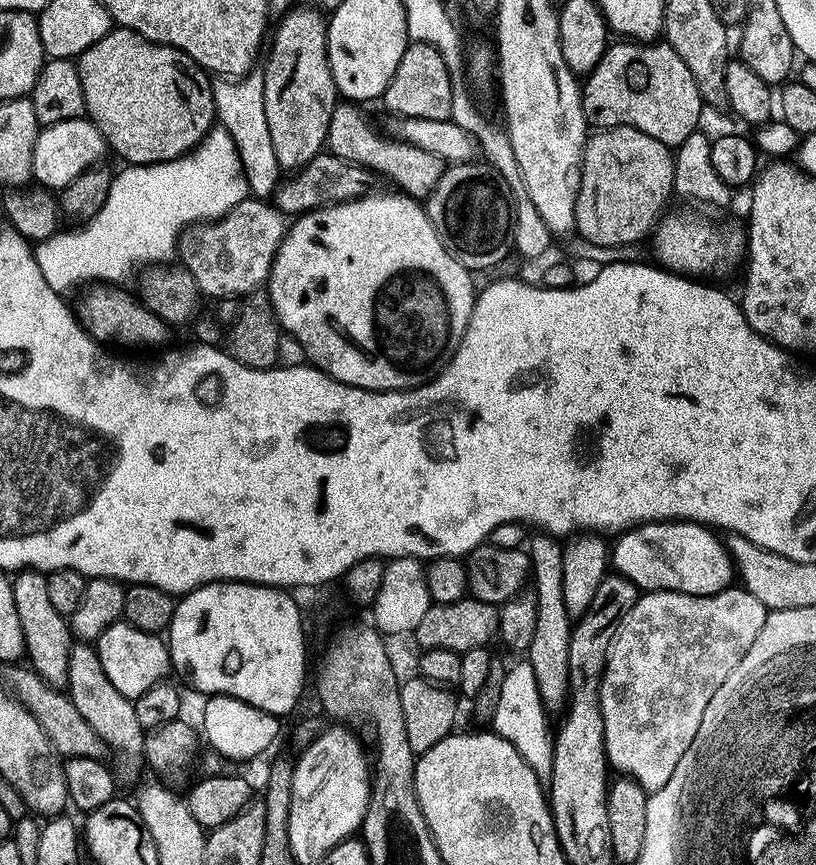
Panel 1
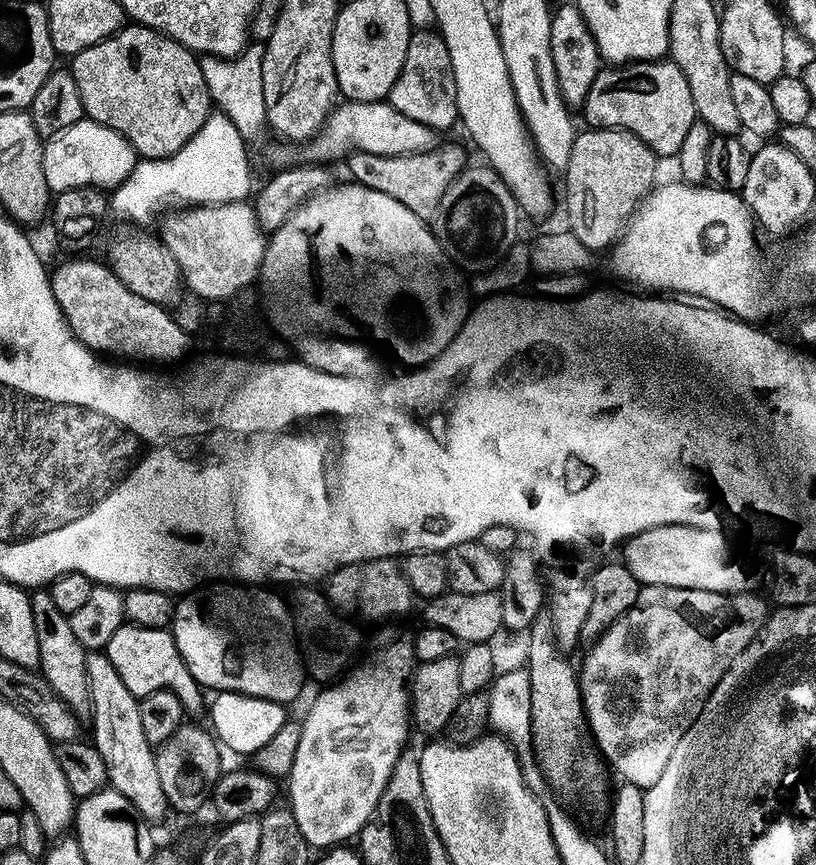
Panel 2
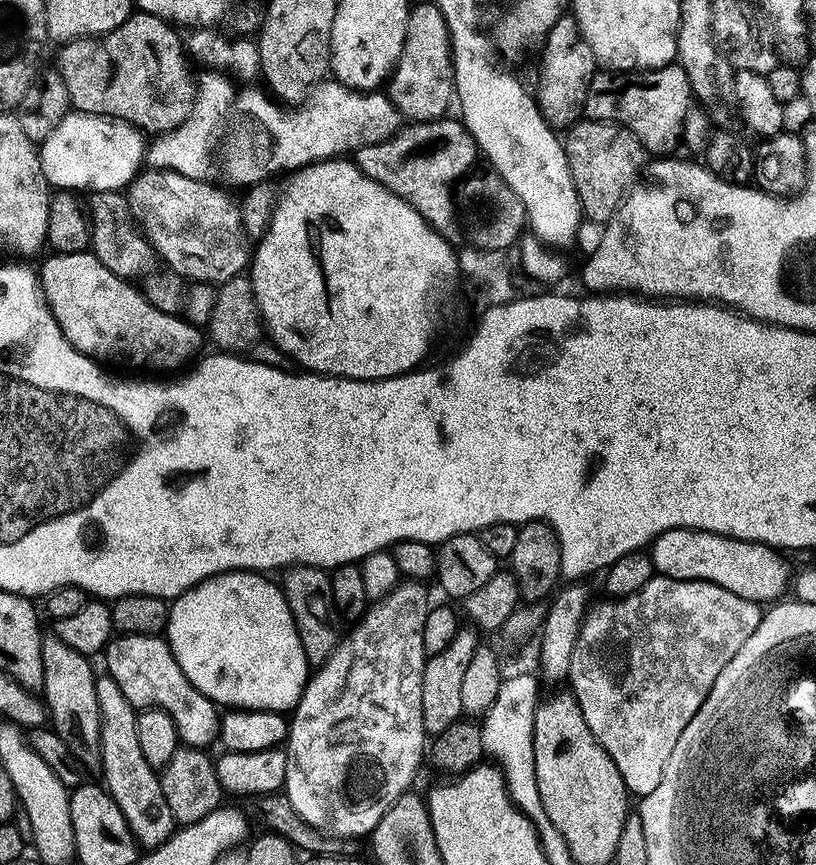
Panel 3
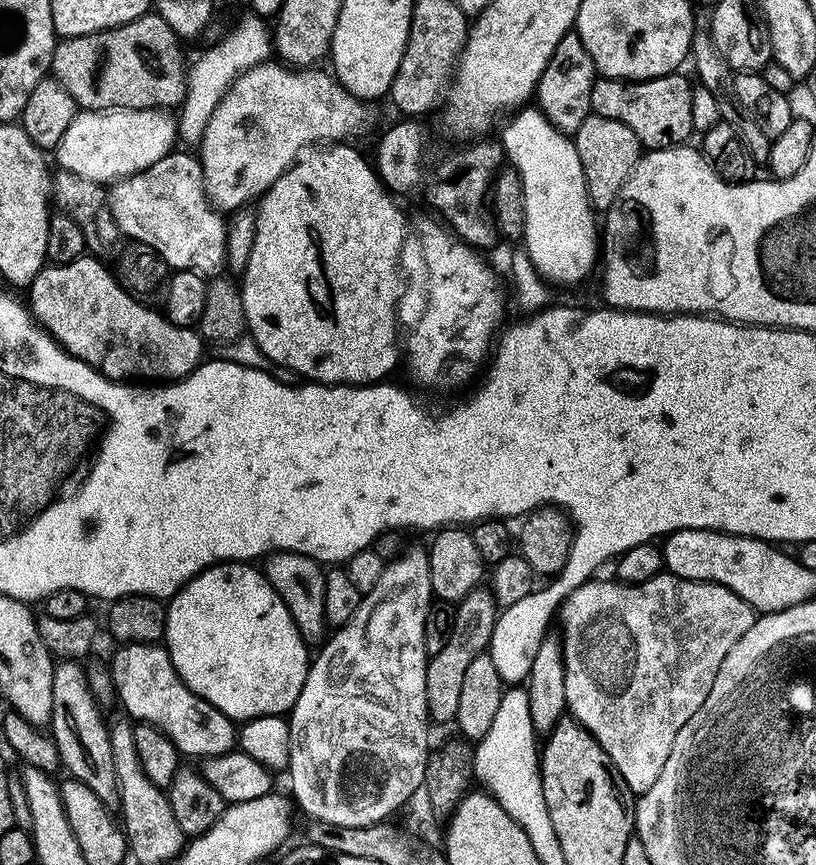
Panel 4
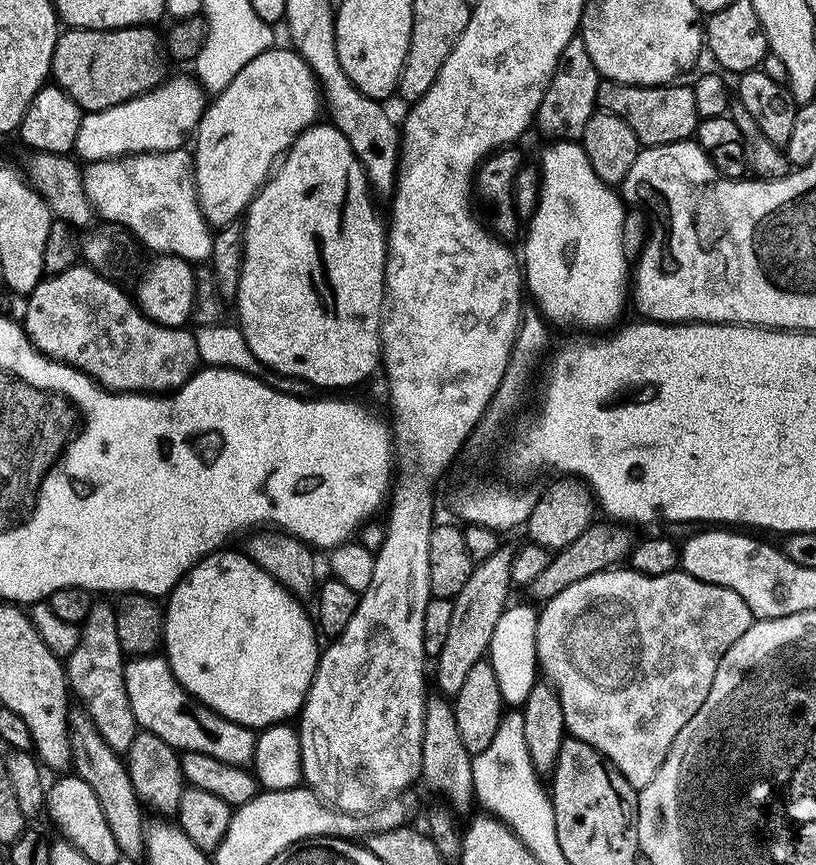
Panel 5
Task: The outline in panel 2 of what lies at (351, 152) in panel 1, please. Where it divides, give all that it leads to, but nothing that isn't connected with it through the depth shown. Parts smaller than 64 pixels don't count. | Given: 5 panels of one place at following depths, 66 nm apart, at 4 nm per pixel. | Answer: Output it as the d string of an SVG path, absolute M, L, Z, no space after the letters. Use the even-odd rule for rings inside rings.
M440 142L429 152L406 152L400 156L355 151L347 157L347 164L355 183L382 190L384 194L390 194L390 198L398 198L398 202L402 202L402 206L406 206L419 220L432 222L440 209L442 194L446 194L446 186L450 186L450 182L454 182L454 178L466 167L466 160L462 145Z

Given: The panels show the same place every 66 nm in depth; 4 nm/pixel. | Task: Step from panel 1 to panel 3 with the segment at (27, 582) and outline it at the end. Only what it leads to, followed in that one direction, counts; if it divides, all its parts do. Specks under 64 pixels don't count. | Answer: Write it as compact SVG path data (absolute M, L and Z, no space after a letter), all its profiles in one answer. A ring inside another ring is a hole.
M48 634L41 639L42 644L42 699L47 707L50 724L62 742L69 747L69 754L76 759L81 769L100 772L100 715L98 714L98 692L96 690L97 669L92 669L93 661L89 657L78 654L78 650L70 650L62 638Z

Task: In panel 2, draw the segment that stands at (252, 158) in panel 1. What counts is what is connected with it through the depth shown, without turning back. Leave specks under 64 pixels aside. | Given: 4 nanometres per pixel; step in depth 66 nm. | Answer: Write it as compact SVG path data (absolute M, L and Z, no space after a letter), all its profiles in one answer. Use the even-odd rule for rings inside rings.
M260 42L249 43L237 56L205 56L199 57L202 66L202 78L206 78L206 86L212 95L213 105L219 111L225 112L238 126L238 134L242 134L245 142L252 139L265 129L267 114L266 103L262 92L262 58L264 45Z

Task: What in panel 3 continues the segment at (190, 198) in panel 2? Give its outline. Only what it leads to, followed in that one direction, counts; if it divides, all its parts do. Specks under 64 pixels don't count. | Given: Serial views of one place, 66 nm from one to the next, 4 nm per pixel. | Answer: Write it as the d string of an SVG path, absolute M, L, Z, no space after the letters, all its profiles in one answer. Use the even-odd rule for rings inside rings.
M208 70L203 75L204 77L201 75L198 80L194 110L190 110L186 122L182 122L182 126L178 126L174 131L153 139L156 141L153 144L151 141L147 147L146 160L153 169L181 172L195 180L208 180L211 177L212 147L215 144L217 147L218 137L225 127L226 113L233 103L234 91L232 92L233 81L223 71Z

